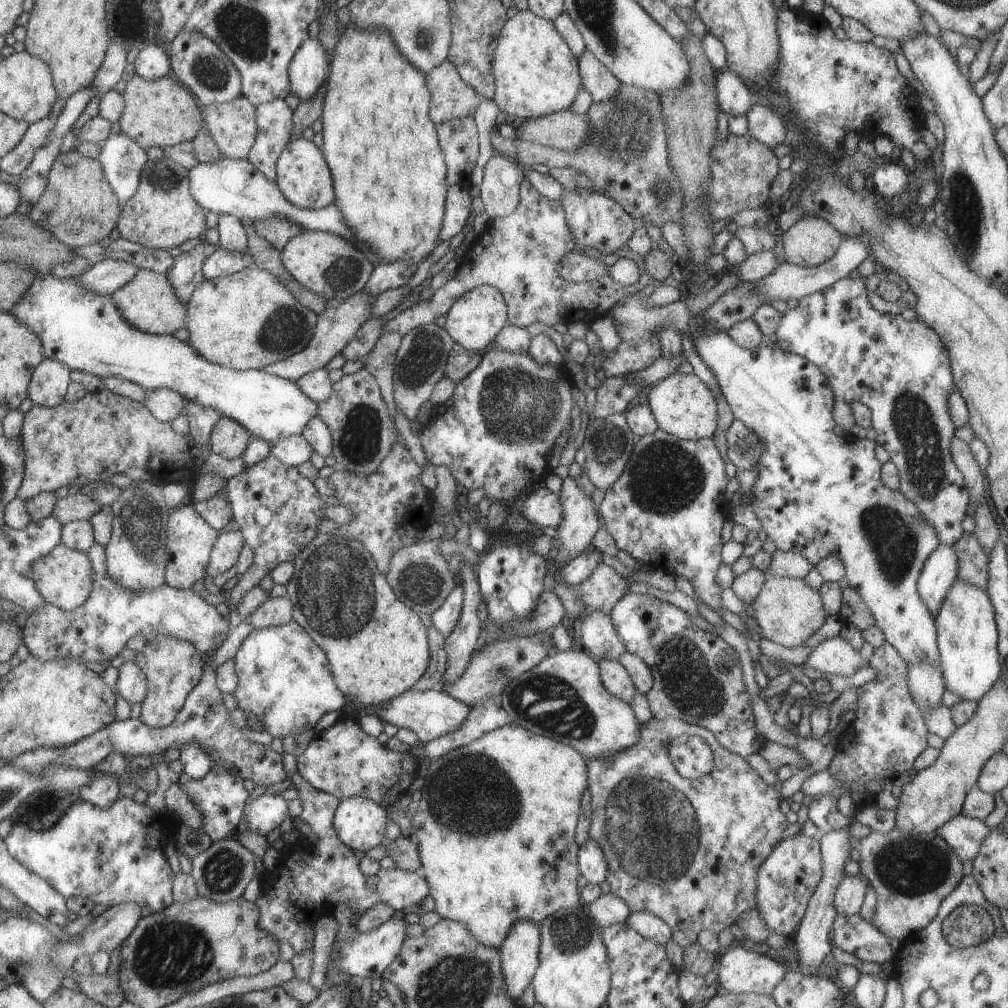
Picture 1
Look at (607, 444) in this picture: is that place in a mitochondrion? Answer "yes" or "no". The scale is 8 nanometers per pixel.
yes

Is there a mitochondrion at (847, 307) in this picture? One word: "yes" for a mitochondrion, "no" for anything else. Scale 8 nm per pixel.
no

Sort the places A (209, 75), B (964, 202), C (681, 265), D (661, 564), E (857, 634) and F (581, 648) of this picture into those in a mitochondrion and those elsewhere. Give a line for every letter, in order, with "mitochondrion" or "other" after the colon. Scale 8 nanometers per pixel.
A: mitochondrion
B: mitochondrion
C: other
D: other
E: other
F: other

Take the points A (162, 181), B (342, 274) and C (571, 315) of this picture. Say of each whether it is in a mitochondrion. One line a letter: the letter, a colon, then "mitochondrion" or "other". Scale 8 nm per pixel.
A: mitochondrion
B: mitochondrion
C: other

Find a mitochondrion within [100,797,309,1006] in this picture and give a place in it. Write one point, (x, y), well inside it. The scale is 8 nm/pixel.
(167, 956)

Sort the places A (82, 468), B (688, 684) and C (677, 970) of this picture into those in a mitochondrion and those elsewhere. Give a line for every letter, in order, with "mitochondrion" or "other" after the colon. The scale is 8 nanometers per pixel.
A: other
B: mitochondrion
C: other

